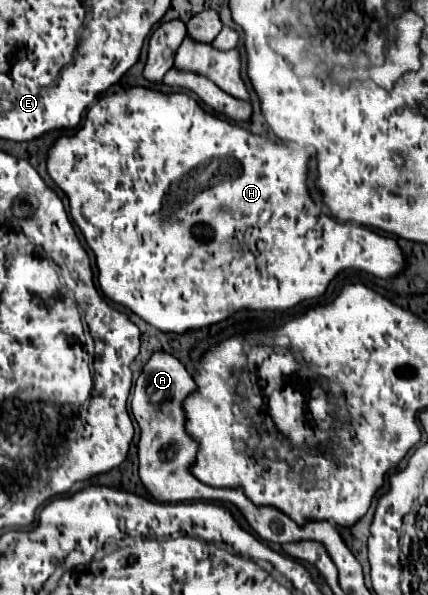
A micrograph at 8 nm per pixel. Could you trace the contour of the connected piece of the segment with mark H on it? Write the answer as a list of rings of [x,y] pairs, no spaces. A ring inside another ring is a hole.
[[[128,88],[124,92],[102,96],[98,104],[88,110],[84,126],[74,136],[62,136],[60,140],[56,140],[56,144],[48,152],[48,174],[52,176],[56,186],[66,192],[70,200],[70,214],[78,224],[78,228],[82,230],[86,244],[96,256],[98,282],[102,292],[116,304],[122,304],[134,310],[142,320],[146,320],[154,328],[162,332],[176,332],[176,334],[216,324],[240,308],[288,310],[302,300],[318,298],[320,294],[324,294],[330,280],[344,268],[364,270],[378,278],[390,278],[396,272],[404,270],[404,264],[406,264],[404,254],[394,240],[384,238],[360,224],[336,220],[324,212],[320,202],[312,200],[306,188],[306,166],[308,166],[308,152],[304,150],[296,150],[290,144],[280,144],[280,142],[276,144],[276,142],[264,140],[260,136],[250,134],[244,128],[238,128],[226,120],[220,120],[214,114],[204,112],[200,104],[188,94],[168,96],[168,94],[160,94],[146,88]],[[242,244],[246,248],[240,252],[238,246]],[[156,246],[158,250],[162,250],[162,260],[158,256],[160,252],[156,250]],[[152,264],[160,264],[160,272],[152,272]],[[172,288],[182,290],[182,296],[168,296]]]

